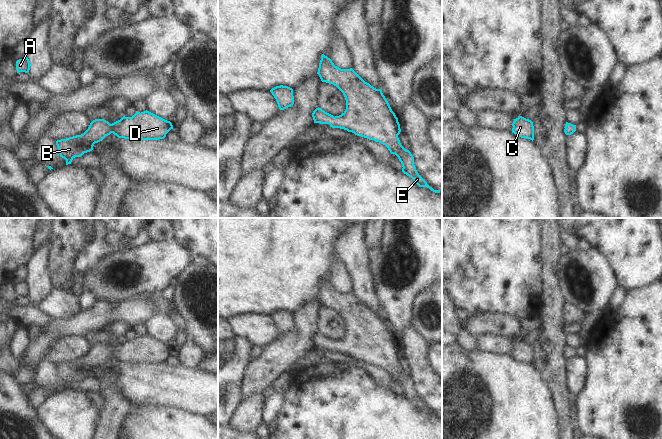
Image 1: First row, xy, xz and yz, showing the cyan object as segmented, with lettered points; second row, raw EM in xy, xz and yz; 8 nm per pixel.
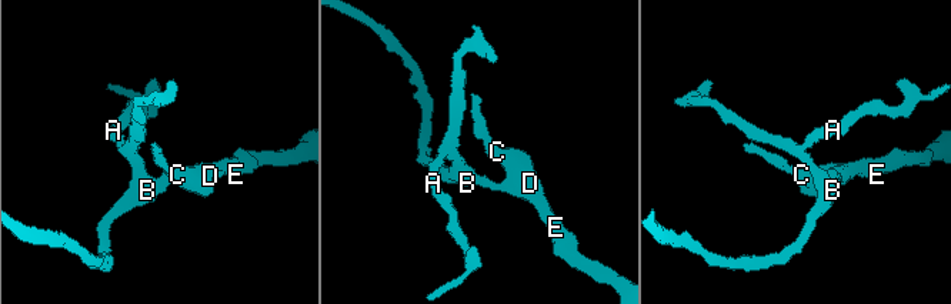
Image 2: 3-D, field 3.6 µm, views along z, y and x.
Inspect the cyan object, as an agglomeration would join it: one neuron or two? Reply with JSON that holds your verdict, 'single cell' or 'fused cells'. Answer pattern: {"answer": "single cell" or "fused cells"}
{"answer": "single cell"}

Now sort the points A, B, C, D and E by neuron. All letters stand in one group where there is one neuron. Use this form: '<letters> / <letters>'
A B C D E

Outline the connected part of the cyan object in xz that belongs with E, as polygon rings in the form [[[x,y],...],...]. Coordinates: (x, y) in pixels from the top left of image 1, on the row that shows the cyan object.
[[[324,54],[321,55],[317,74],[322,82],[333,84],[343,93],[346,110],[334,117],[316,108],[312,113],[314,123],[329,124],[332,128],[344,129],[385,145],[391,154],[398,157],[404,174],[411,177],[419,187],[440,193],[440,190],[434,190],[418,174],[413,155],[401,145],[398,118],[381,89],[365,82],[352,68],[341,69],[335,66]]]

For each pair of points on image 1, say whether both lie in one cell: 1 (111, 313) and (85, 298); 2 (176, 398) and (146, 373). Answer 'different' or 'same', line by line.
1: different
2: same

